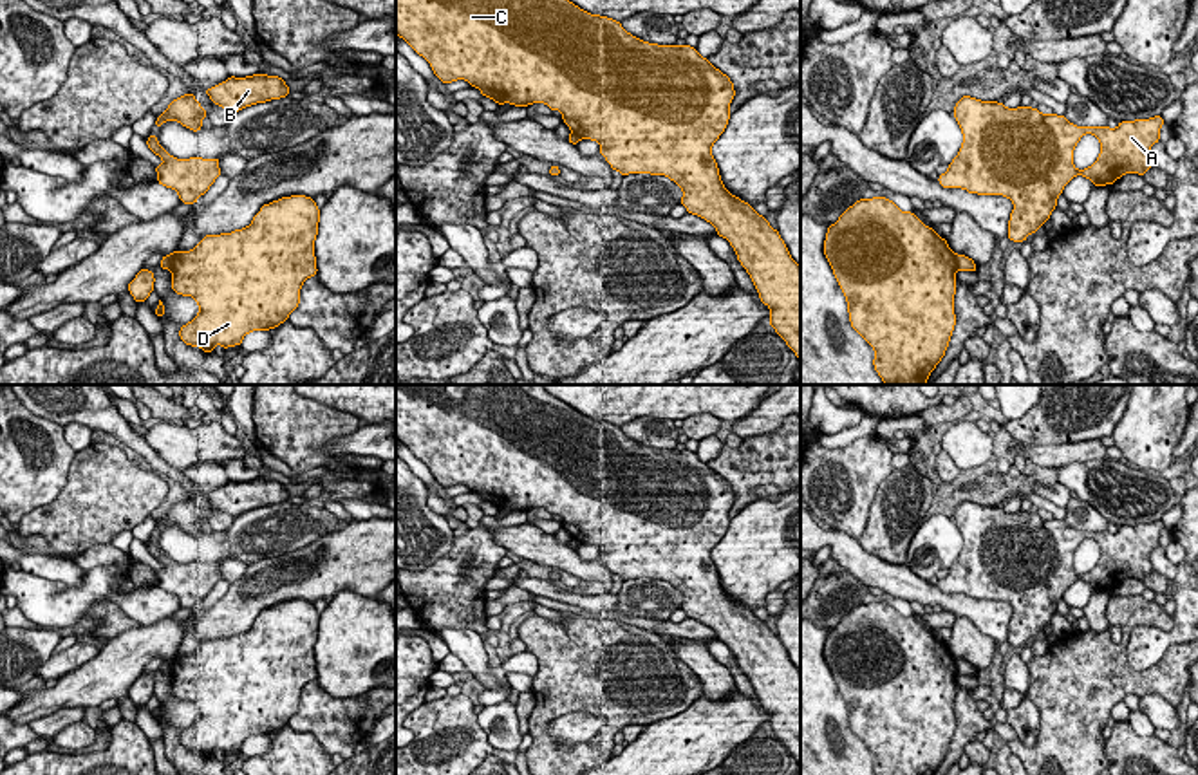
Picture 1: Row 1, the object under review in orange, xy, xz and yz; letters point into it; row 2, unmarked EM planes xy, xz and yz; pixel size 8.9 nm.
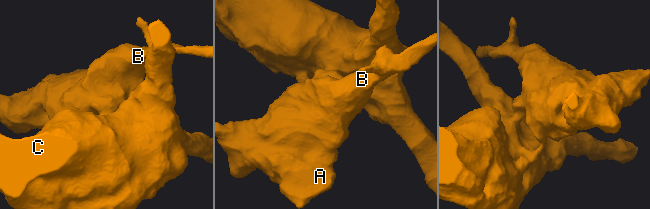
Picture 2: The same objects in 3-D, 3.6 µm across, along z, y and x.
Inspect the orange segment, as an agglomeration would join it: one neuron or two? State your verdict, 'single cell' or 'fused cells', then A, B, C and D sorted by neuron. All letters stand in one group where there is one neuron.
fused cells; groups A B / C D

